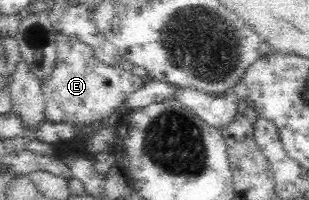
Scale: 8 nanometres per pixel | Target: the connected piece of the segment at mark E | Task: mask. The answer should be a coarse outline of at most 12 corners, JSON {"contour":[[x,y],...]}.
{"contour":[[56,35],[42,90],[49,122],[90,126],[144,87]]}

